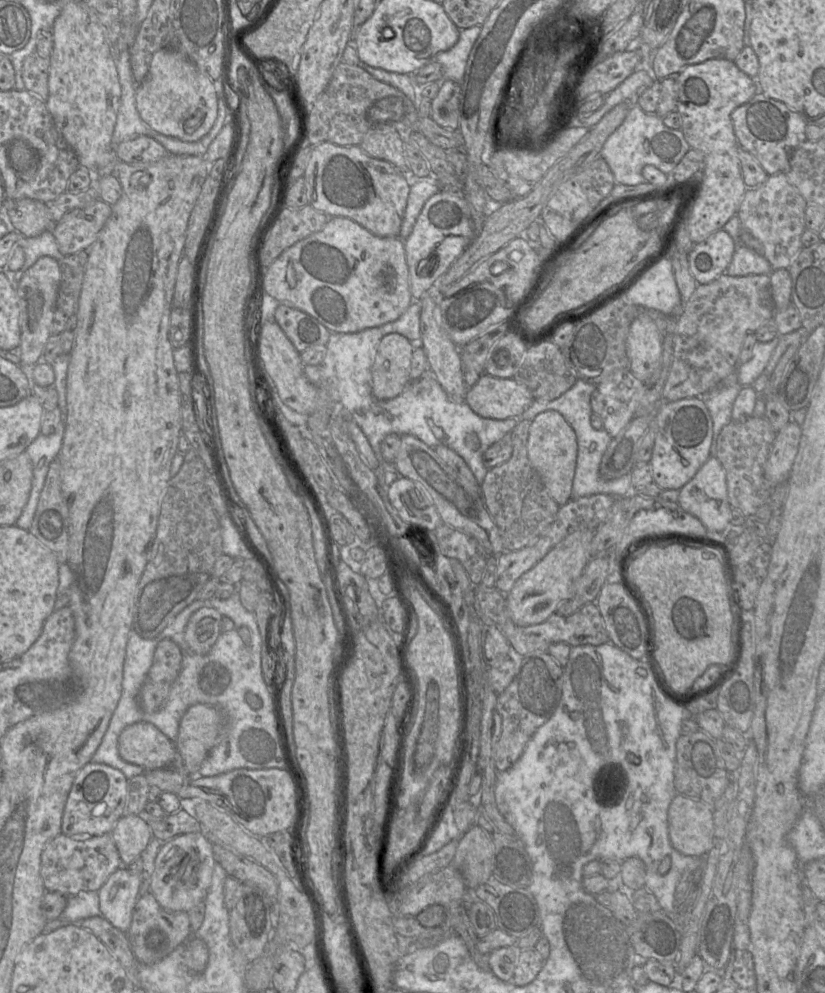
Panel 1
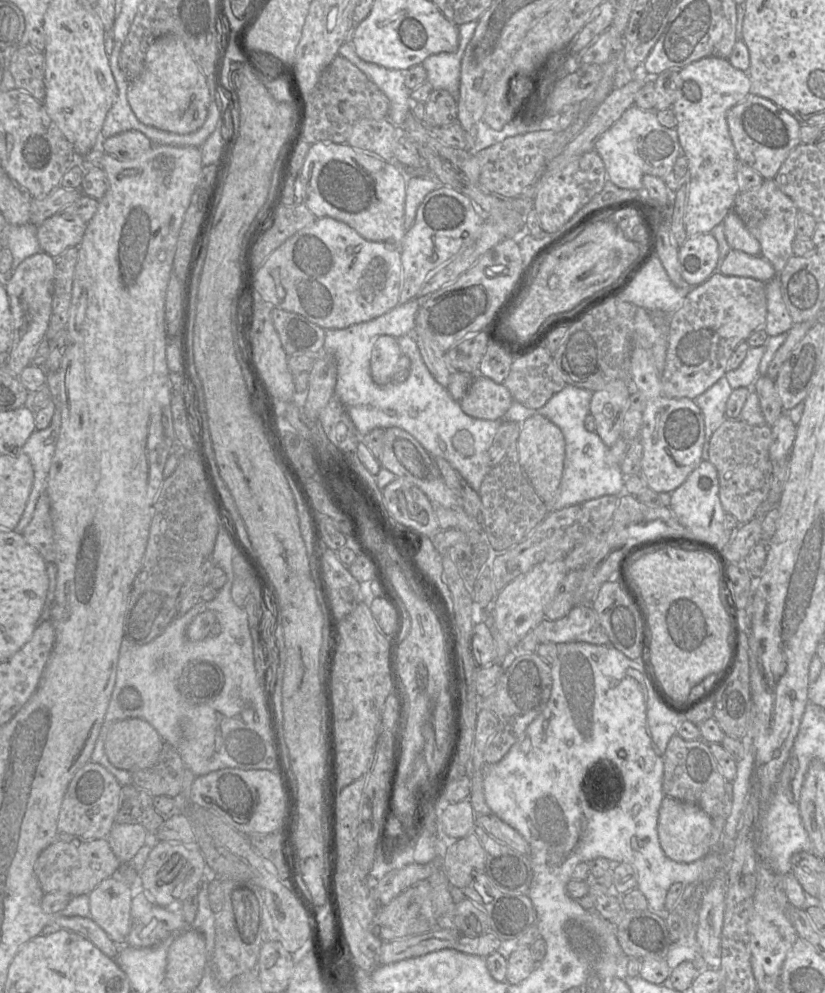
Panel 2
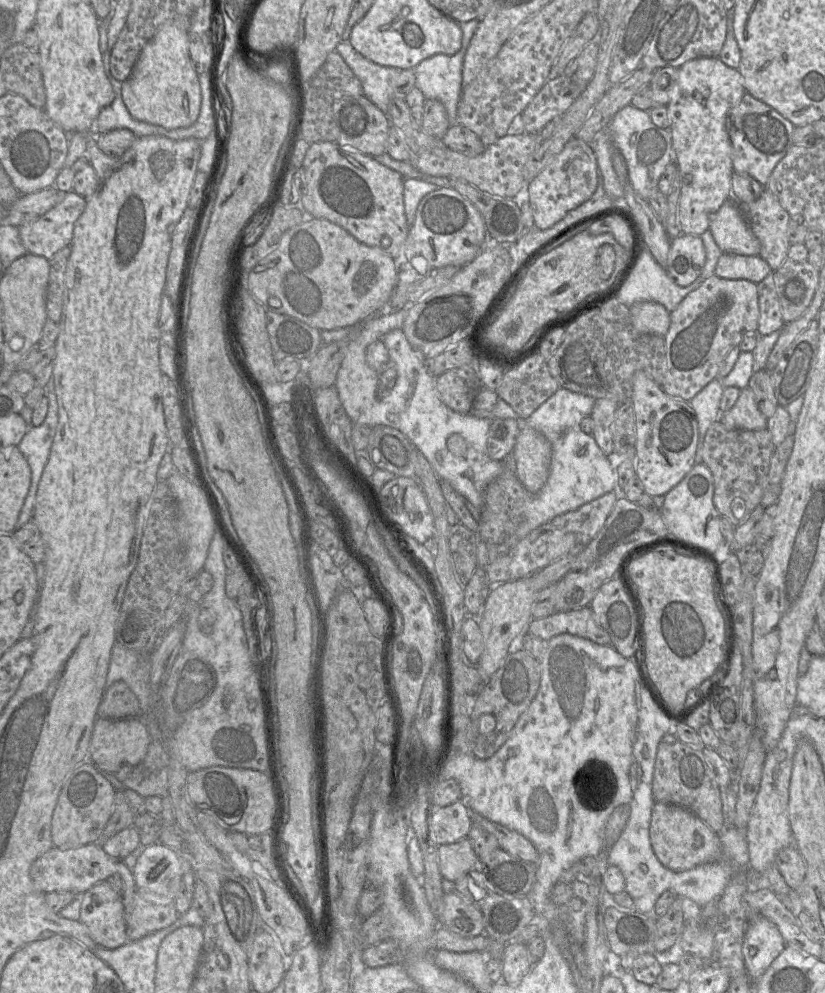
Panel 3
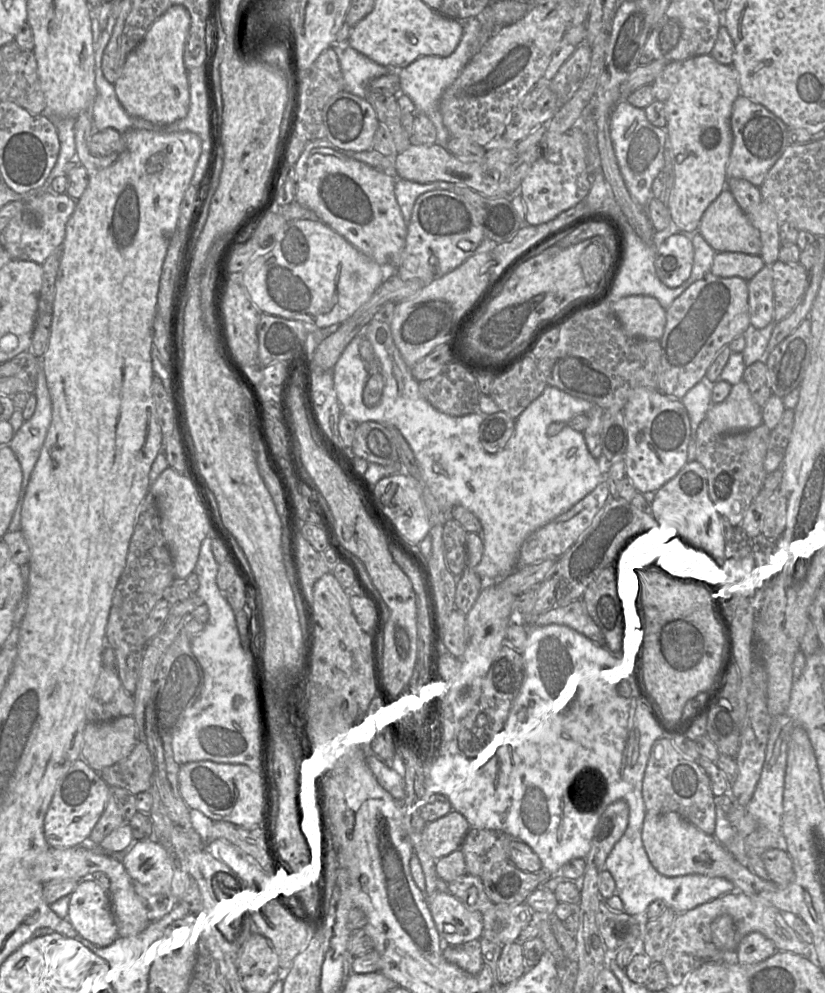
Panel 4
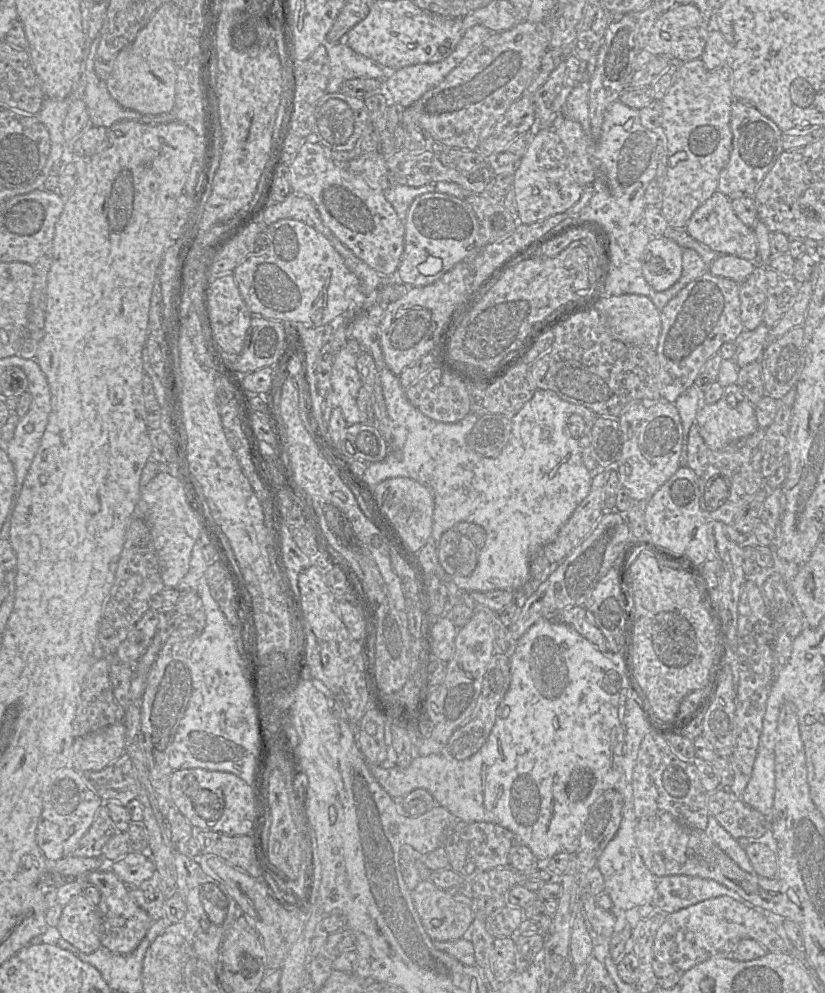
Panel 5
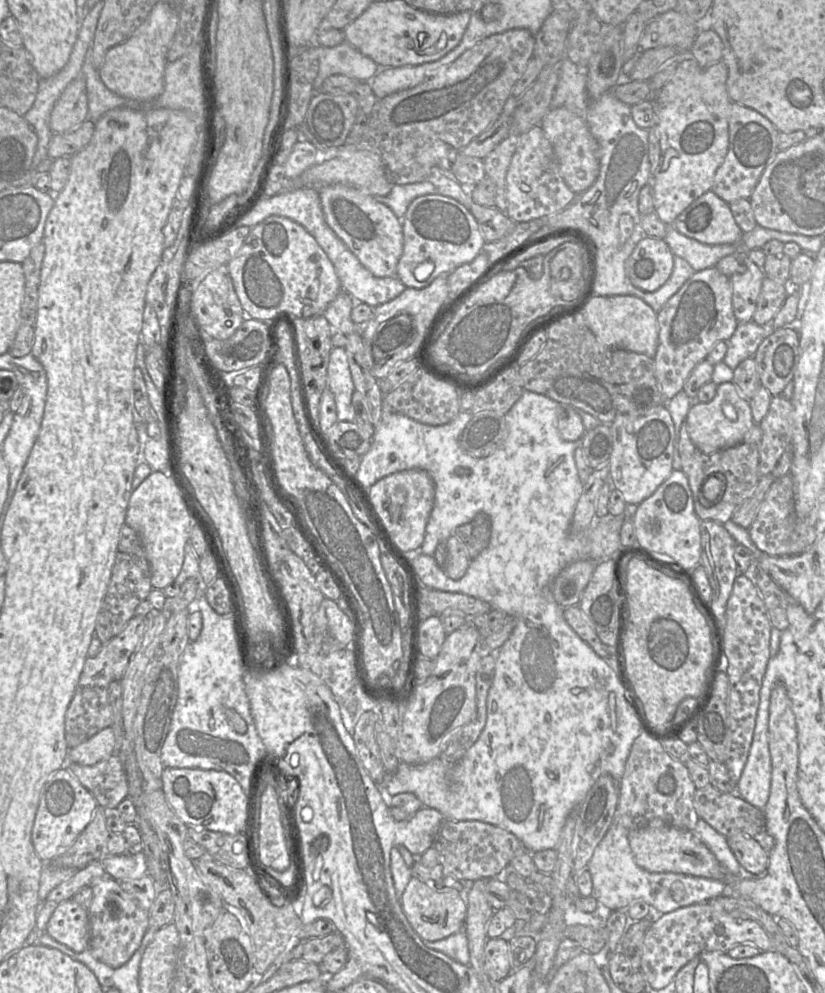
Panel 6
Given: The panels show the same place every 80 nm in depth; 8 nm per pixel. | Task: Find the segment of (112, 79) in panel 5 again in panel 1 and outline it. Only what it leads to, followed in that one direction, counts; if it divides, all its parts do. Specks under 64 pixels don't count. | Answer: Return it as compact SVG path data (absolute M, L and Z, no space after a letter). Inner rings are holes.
M164 48L164 49L157 50L152 54L150 58L147 76L141 83L139 83L138 85L135 85L135 99L136 99L136 107L137 107L138 113L141 119L148 126L150 126L152 129L154 129L155 131L161 134L175 137L185 142L194 142L194 141L200 140L202 137L204 137L206 134L210 132L210 130L214 126L217 119L218 94L217 94L215 83L208 76L202 73L199 70L199 68L191 60L189 60L184 54L174 49Z

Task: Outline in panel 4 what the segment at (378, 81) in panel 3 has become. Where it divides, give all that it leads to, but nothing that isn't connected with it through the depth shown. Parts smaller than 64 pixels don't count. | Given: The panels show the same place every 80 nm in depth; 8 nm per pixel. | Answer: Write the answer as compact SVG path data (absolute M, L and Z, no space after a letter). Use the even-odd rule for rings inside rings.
M335 40L335 42L333 43L331 47L334 49L334 51L337 54L340 68L342 71L342 75L344 79L344 90L343 91L350 92L366 100L368 99L370 94L374 94L366 90L366 83L369 80L389 74L392 71L399 70L399 69L387 68L383 65L376 63L375 61L371 60L367 56L363 55L362 53L352 48L348 41L336 41Z

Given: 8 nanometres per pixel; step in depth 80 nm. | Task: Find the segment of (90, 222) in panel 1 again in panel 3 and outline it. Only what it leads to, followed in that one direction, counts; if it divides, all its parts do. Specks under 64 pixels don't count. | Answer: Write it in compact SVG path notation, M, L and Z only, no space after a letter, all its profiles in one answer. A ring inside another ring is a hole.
M74 191L66 192L62 201L45 214L21 224L19 237L27 254L34 254L50 259L57 251L69 246L72 238L74 225L86 207L86 198Z

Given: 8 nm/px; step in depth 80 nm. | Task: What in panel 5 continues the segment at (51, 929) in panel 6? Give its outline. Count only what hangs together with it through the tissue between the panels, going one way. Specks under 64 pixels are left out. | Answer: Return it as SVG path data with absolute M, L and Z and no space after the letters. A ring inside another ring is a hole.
M82 893L63 907L58 925L61 937L85 954L102 947L101 915L98 906Z

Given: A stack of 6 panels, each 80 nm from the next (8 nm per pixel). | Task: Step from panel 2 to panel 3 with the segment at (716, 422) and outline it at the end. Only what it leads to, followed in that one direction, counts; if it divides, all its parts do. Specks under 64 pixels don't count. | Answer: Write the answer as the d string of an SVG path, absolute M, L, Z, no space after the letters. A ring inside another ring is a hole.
M714 379L689 400L698 422L698 440L704 440L708 427L718 420L721 414L719 402L723 390L721 380Z

